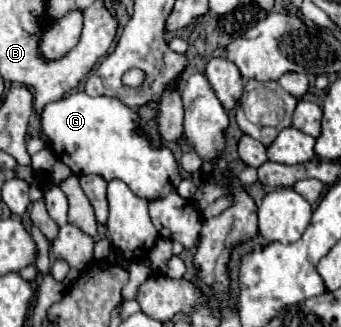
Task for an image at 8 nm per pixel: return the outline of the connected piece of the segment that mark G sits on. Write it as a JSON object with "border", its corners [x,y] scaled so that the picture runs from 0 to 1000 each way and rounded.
{"border":[[[252,281],[194,287],[147,312],[117,349],[123,404],[164,483],[188,495],[217,532],[287,532],[305,550],[358,550],[375,575],[428,612],[457,612],[516,581],[528,557],[522,502],[493,453],[446,453],[446,440],[405,404],[393,336],[370,330],[346,300],[258,294]]]}

